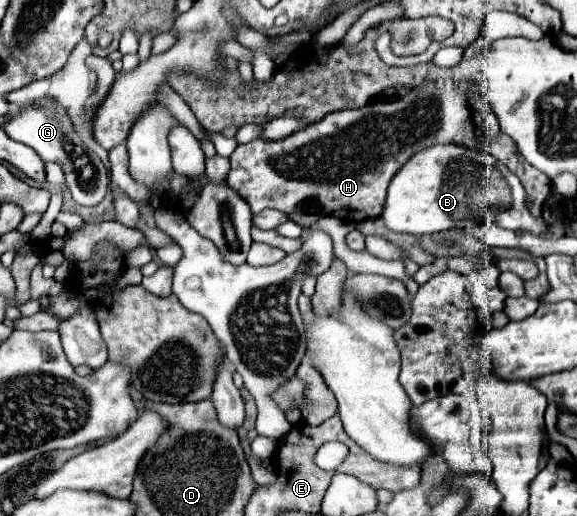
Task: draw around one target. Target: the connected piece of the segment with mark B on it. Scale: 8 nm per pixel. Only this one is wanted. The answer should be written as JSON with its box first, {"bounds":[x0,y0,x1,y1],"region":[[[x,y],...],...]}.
{"bounds":[383,144,549,236],"region":[[[457,144],[431,146],[405,162],[389,184],[383,220],[389,230],[415,236],[435,234],[415,230],[443,232],[451,228],[475,228],[489,220],[495,220],[507,230],[523,230],[533,236],[545,236],[549,232],[549,226],[529,212],[523,184],[505,164],[489,152]]]}

